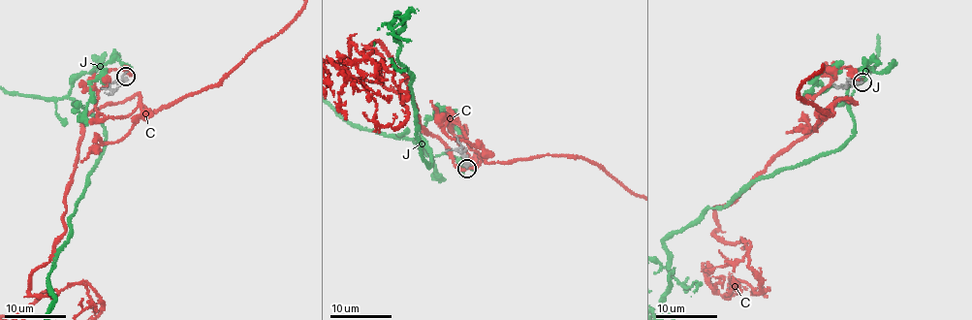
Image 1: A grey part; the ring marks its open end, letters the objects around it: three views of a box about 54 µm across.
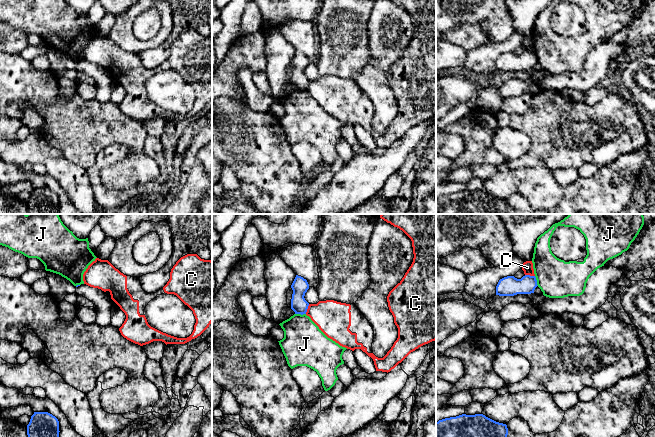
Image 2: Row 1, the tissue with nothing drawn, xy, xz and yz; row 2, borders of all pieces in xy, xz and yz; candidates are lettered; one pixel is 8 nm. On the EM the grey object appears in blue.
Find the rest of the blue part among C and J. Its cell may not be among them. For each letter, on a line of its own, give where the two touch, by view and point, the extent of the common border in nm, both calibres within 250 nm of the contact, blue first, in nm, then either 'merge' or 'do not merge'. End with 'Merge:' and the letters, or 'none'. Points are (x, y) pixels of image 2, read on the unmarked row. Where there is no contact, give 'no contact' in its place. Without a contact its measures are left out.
C: xz (307, 84) | 90 nm | 140/280 nm | do not merge
J: xz (300, 89) | 90 nm | 140/340 nm | do not merge
Merge: none

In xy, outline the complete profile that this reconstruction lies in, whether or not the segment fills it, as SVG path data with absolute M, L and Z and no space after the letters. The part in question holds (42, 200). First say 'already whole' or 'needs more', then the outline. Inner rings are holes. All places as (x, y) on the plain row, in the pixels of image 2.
already whole; M34 188L27 201L28 214L59 214L59 197L48 188Z

